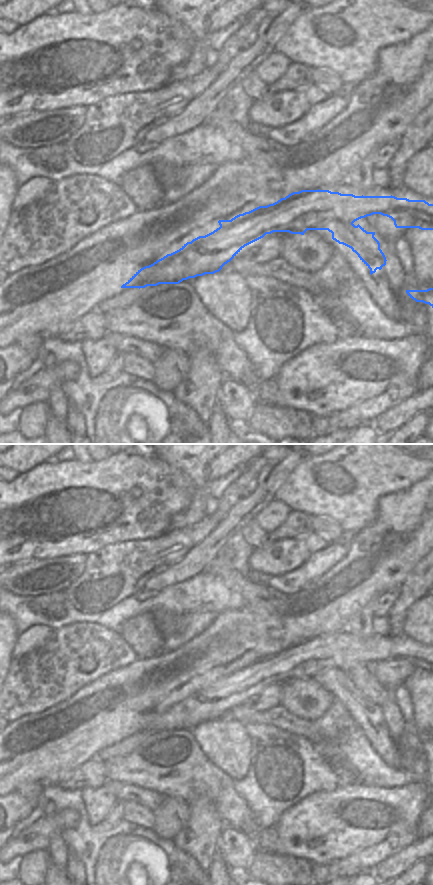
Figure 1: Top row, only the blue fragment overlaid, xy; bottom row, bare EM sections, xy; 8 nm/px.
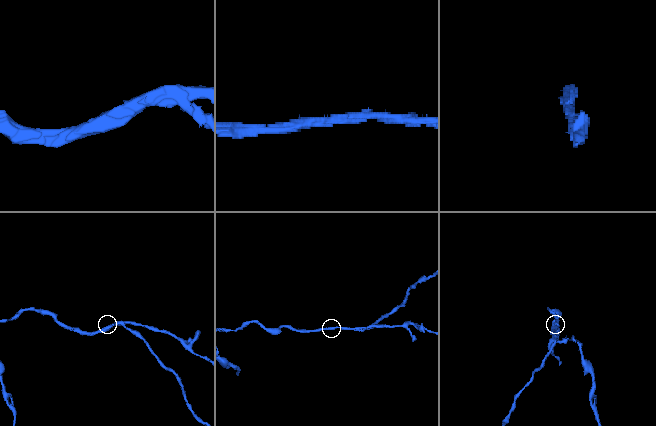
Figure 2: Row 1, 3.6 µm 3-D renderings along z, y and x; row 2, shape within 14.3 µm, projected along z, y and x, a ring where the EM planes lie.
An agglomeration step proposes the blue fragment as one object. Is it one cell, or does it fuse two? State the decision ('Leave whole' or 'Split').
Split.

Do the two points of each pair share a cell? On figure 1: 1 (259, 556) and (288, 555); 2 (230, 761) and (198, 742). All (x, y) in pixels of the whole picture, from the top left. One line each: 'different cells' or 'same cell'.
1: same cell
2: same cell

